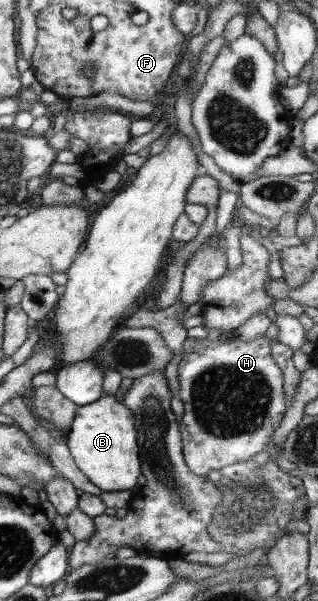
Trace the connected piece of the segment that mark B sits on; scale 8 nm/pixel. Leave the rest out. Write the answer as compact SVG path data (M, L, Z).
M103 395L93 404L78 406L65 443L79 470L102 491L134 490L142 473L135 418L116 396Z

